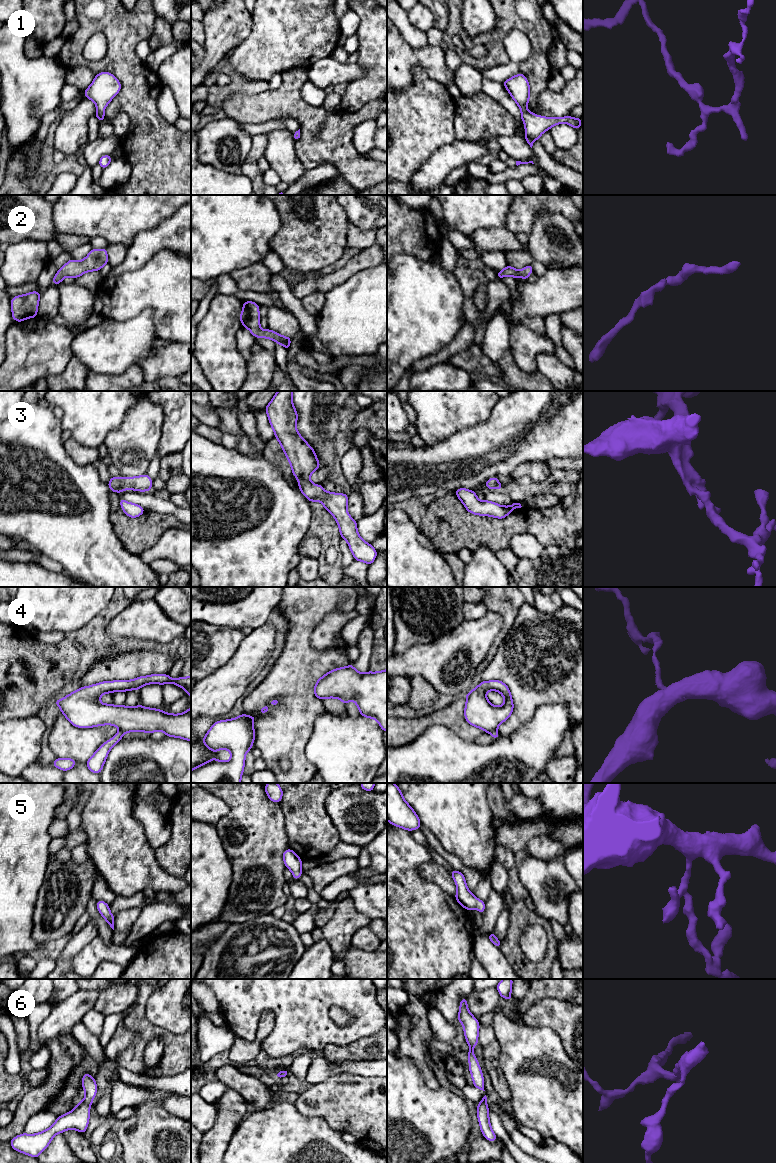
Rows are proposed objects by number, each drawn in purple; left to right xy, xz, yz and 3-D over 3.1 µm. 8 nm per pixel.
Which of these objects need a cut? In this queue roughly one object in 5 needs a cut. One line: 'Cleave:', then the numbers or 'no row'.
Cleave: no row

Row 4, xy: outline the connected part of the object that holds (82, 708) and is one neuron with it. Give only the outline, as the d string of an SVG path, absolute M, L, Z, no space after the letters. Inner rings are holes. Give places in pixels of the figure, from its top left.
M152 674L133 680L104 681L81 687L63 699L54 701L62 714L75 727L92 728L114 725L119 728L118 733L104 742L85 763L91 772L100 774L109 751L128 732L140 731L151 734L155 731L162 731L166 736L182 738L191 742L191 707L181 714L171 714L140 704L128 707L103 704L99 701L100 697L106 693L127 692L139 690L147 684L164 685L167 683L183 688L191 698L191 676L172 679L167 674Z

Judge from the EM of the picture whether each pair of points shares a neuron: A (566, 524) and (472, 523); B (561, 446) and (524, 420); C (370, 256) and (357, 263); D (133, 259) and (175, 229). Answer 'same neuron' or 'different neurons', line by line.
A: same neuron
B: same neuron
C: same neuron
D: same neuron

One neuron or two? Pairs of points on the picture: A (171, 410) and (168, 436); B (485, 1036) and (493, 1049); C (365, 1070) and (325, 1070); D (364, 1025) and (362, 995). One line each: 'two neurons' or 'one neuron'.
A: one neuron
B: two neurons
C: one neuron
D: one neuron

